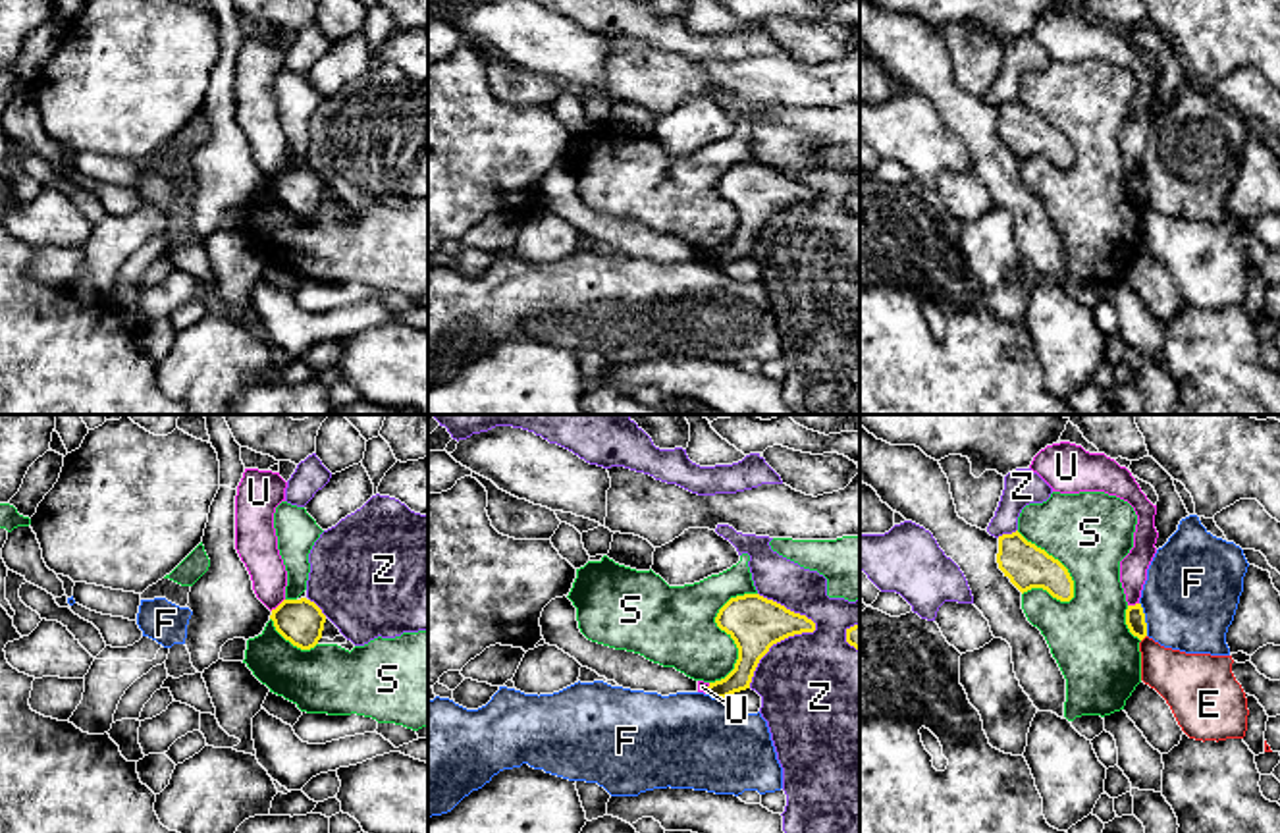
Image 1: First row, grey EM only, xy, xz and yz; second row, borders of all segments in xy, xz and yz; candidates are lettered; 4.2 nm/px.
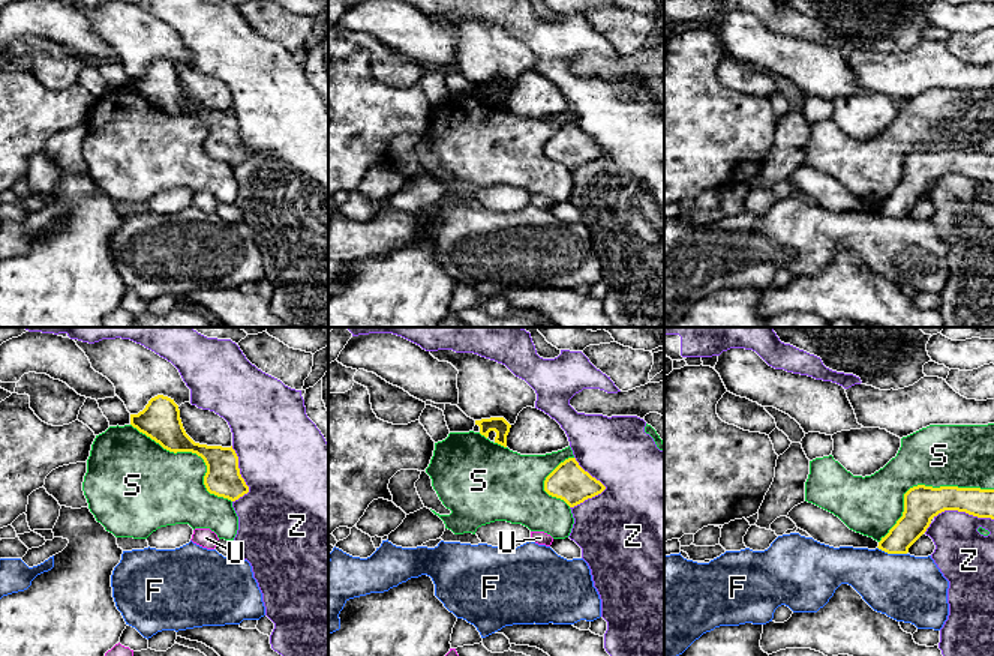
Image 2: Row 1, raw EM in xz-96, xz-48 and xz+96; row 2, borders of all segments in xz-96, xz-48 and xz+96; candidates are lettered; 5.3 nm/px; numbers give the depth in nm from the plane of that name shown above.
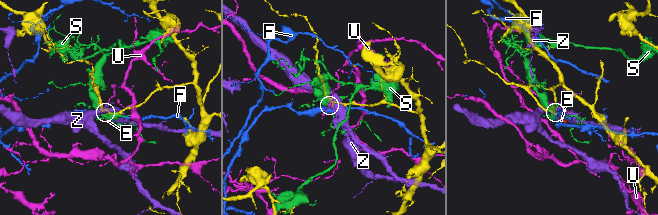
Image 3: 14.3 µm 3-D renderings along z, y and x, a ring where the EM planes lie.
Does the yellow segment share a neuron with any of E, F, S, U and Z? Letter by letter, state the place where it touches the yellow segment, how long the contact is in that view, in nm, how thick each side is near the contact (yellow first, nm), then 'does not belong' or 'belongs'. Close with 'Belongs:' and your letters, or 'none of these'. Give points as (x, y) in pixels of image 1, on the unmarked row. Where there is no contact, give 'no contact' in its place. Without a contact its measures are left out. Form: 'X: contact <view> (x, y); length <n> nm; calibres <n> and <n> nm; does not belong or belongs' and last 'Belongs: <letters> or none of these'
E: contact yz (1144, 205); length 40 nm; calibres 80 and 220 nm; does not belong
F: contact yz (1144, 188); length 150 nm; calibres 80 and 400 nm; does not belong
S: contact yz (1059, 130); length 380 nm; calibres 180 and 340 nm; does not belong
U: contact xy (278, 174); length 80 nm; calibres 190 and 160 nm; does not belong
Z: contact xz (802, 199); length 400 nm; calibres 220 and 460 nm; does not belong
Belongs: none of these

